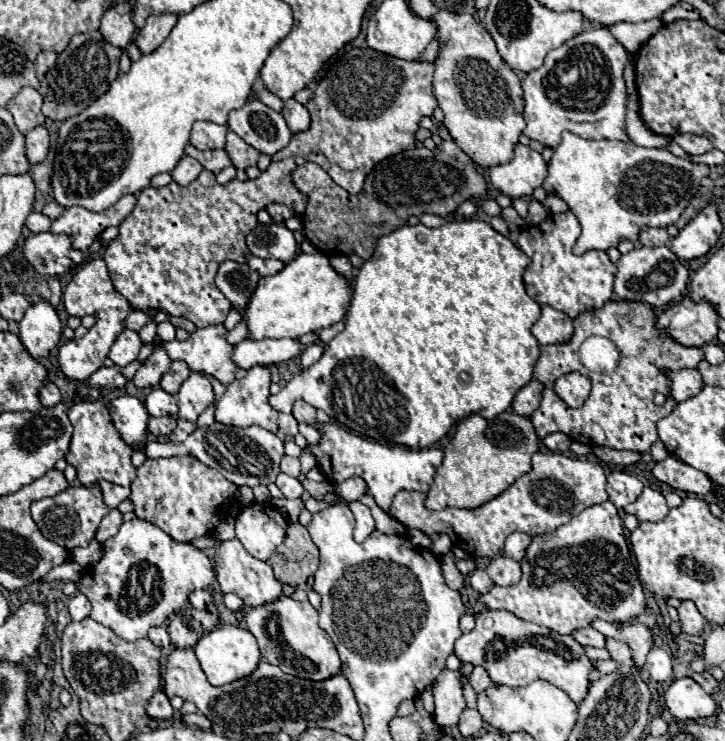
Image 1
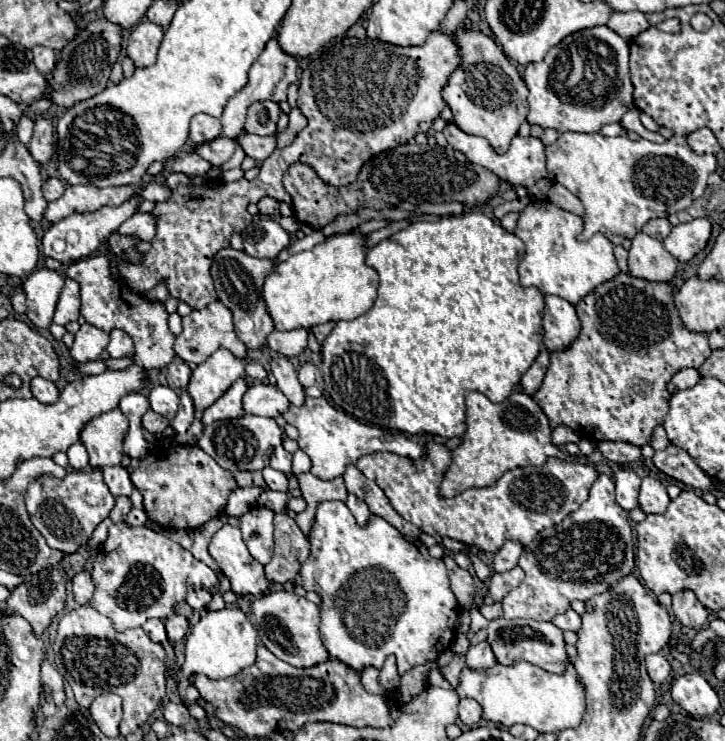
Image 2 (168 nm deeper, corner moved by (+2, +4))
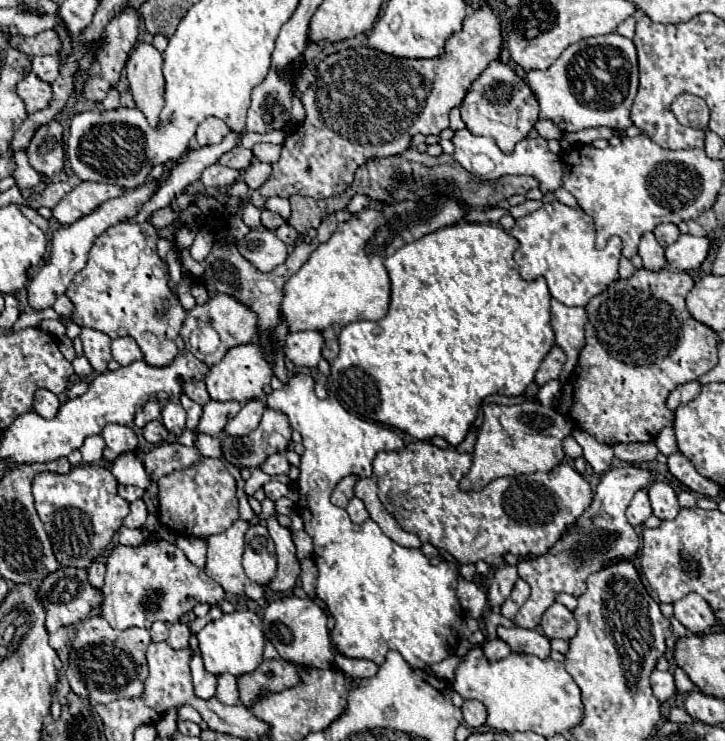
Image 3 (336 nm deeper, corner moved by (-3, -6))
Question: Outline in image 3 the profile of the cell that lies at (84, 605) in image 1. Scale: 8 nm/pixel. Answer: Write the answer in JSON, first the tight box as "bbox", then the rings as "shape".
{"bbox":[88,562,106,590],"shape":[[[94,562],[94,564],[88,568],[88,582],[90,582],[90,586],[96,588],[96,590],[100,590],[100,588],[102,588],[102,582],[104,582],[104,574],[106,574],[104,564]]]}

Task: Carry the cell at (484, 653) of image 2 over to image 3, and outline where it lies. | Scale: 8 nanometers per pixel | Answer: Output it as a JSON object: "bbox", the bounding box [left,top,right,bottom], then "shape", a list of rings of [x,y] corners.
{"bbox":[484,638,512,662],"shape":[[[500,638],[490,640],[490,642],[486,642],[486,646],[484,646],[484,656],[486,656],[490,662],[498,662],[498,660],[506,658],[510,652],[512,652],[510,646],[506,646]]]}

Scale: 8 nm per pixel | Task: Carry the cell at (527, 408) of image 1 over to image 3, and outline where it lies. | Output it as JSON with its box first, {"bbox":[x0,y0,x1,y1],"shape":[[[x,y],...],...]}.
{"bbox":[534,346,566,388],"shape":[[[554,346],[554,348],[548,352],[548,356],[544,358],[544,362],[540,364],[540,368],[538,368],[538,372],[536,372],[534,382],[542,388],[546,382],[550,382],[550,380],[558,378],[560,370],[562,370],[562,364],[564,364],[564,360],[566,360],[566,356],[562,354],[562,350],[560,350],[558,346]]]}

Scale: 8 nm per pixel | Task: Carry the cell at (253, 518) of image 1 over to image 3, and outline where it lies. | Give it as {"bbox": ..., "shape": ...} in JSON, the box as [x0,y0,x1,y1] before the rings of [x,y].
{"bbox":[244,524,276,584],"shape":[[[256,524],[246,532],[246,548],[244,548],[244,570],[250,580],[258,584],[268,584],[276,574],[276,554],[274,542],[266,530],[266,526]]]}

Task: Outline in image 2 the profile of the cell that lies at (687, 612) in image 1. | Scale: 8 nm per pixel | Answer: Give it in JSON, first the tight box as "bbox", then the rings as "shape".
{"bbox":[673,590,709,630],"shape":[[[681,590],[673,594],[673,614],[679,618],[683,626],[693,630],[705,628],[709,618],[707,608],[697,600],[693,590]]]}

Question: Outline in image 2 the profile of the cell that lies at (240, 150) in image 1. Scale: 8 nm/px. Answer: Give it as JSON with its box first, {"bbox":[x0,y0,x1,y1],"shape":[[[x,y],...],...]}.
{"bbox":[239,134,277,164],"shape":[[[243,134],[239,136],[241,148],[249,158],[253,158],[257,164],[261,164],[265,158],[269,158],[275,150],[277,136],[257,136],[257,134]]]}

